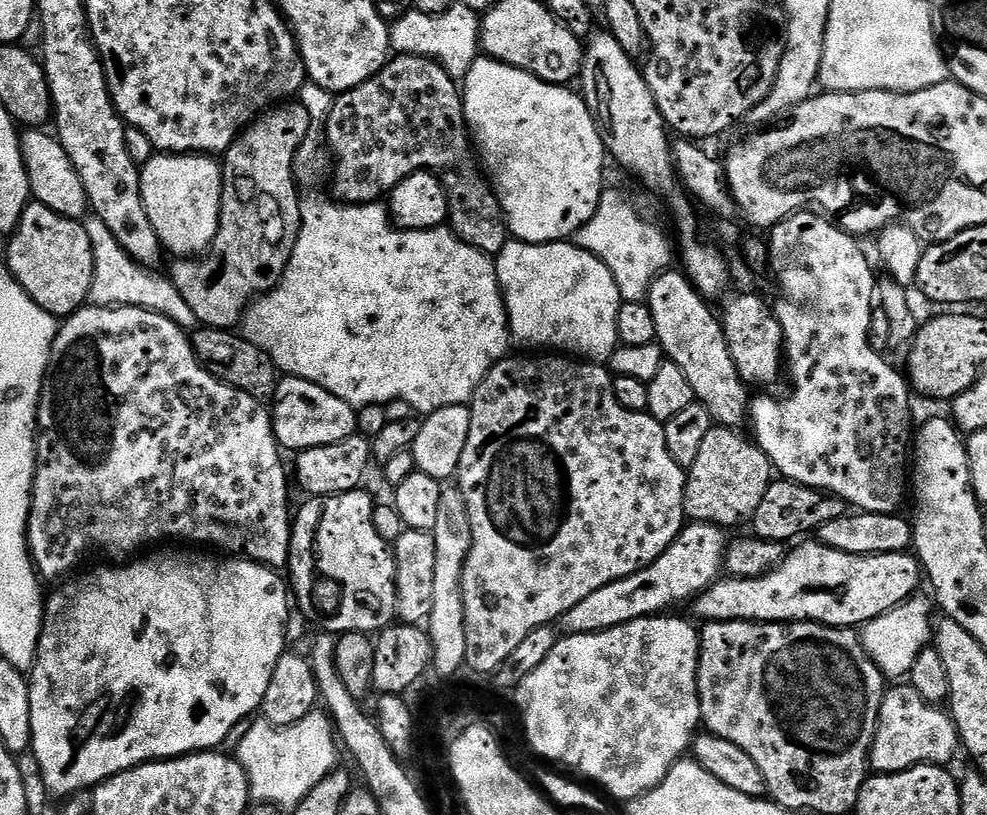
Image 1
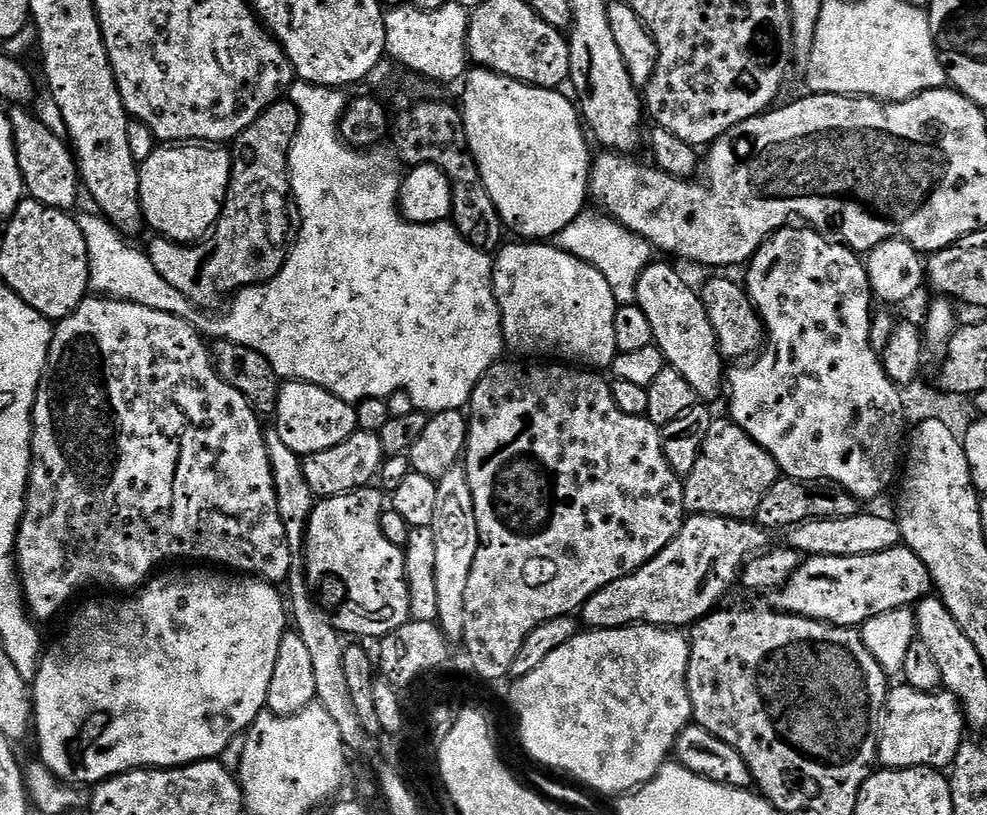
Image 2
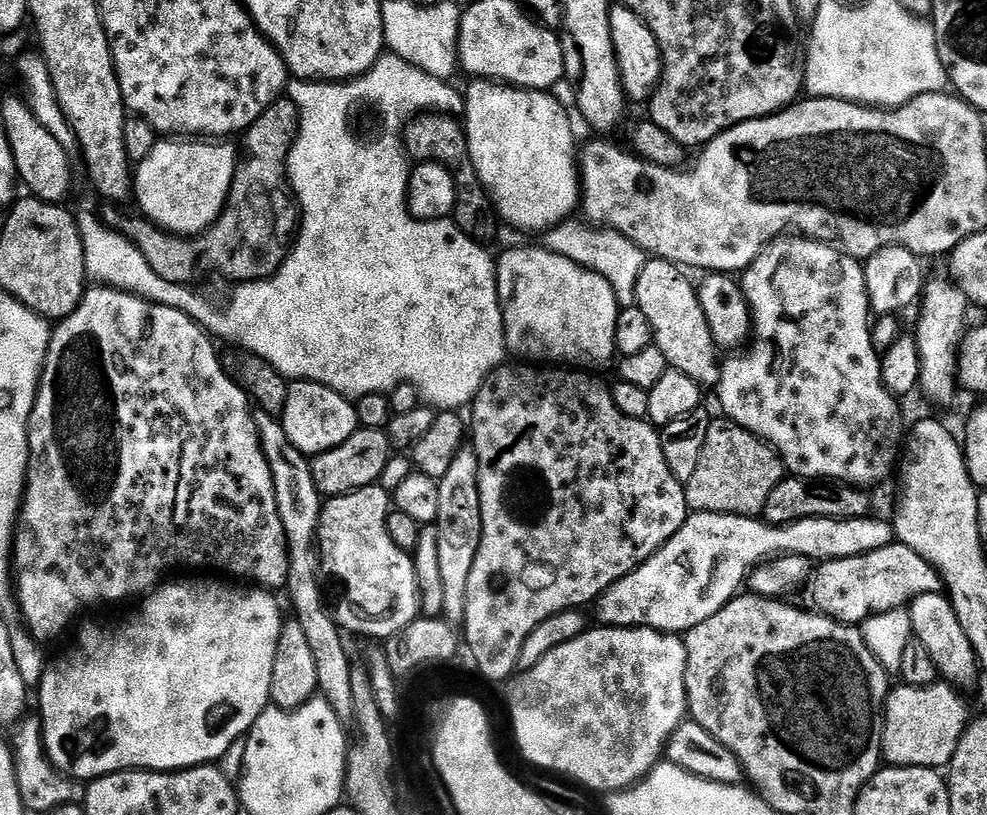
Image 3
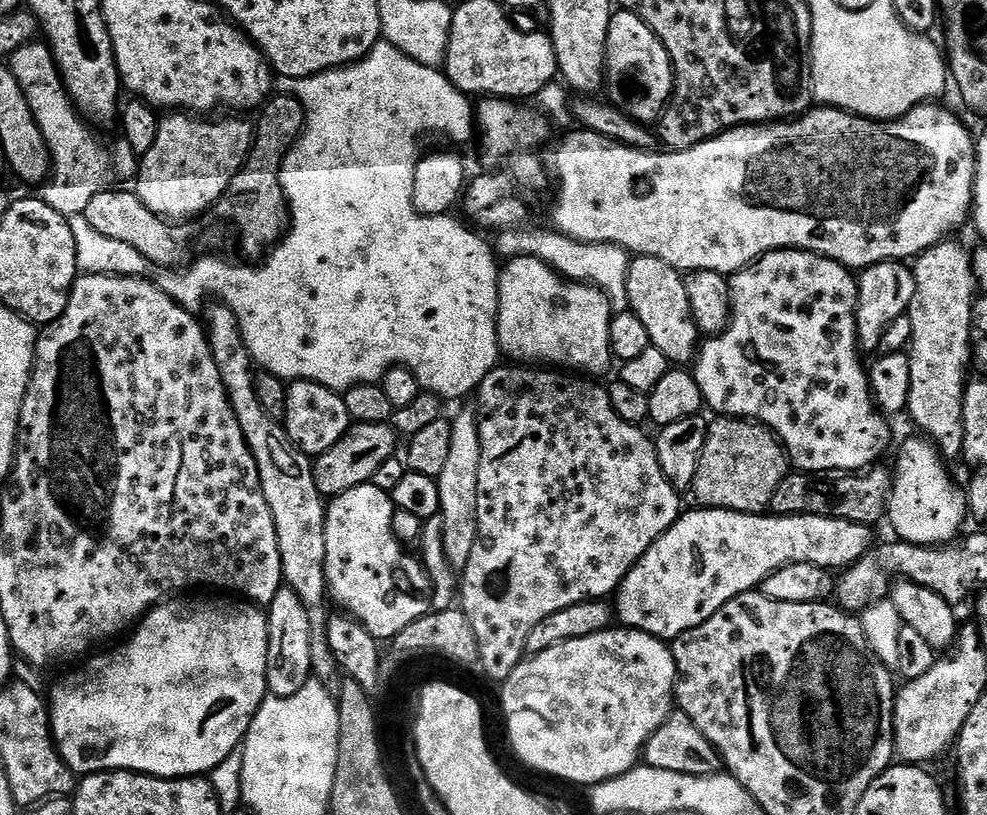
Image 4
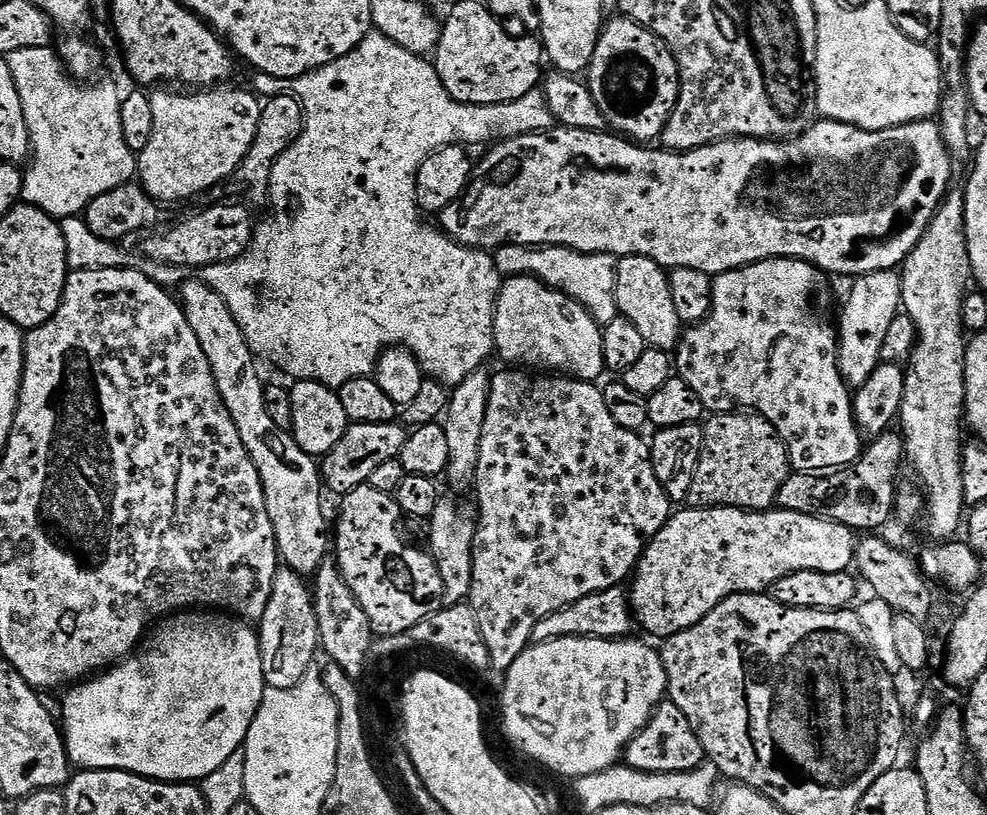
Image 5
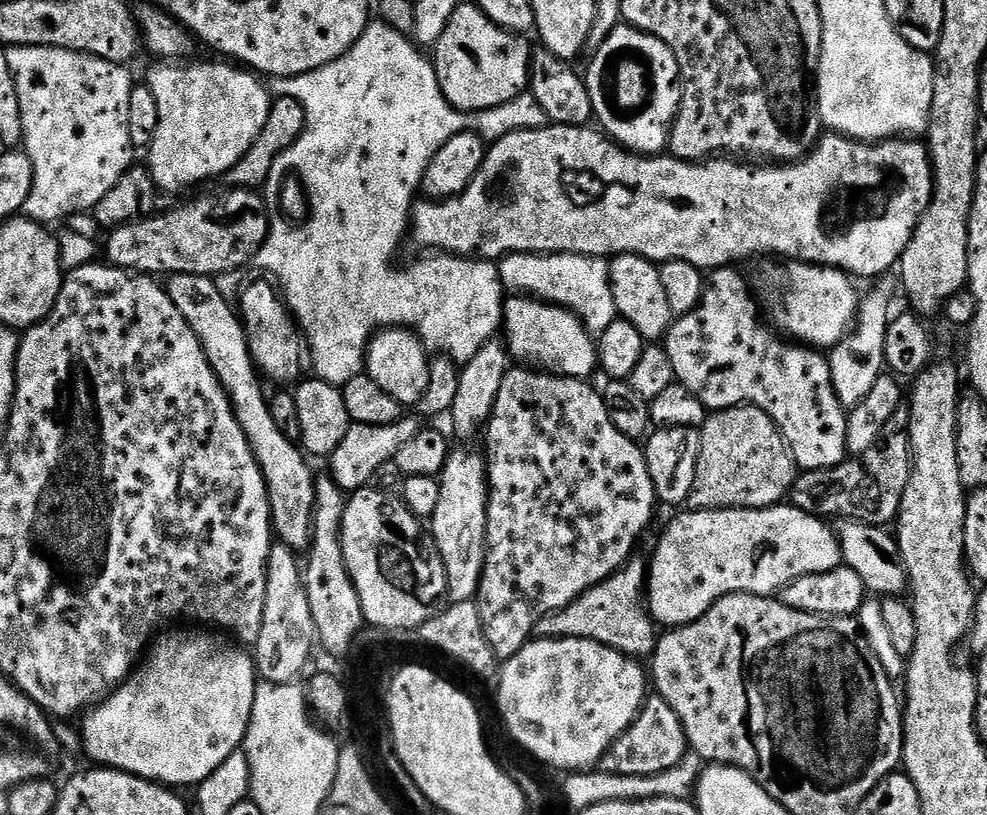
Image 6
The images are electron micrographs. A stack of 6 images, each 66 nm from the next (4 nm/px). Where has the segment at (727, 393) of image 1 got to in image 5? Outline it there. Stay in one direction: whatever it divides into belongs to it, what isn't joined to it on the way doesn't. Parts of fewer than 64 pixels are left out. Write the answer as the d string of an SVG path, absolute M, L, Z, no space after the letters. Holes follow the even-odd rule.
M622 256L616 262L616 310L640 331L645 345L671 353L680 343L682 321L670 298L668 272L661 264L645 256Z

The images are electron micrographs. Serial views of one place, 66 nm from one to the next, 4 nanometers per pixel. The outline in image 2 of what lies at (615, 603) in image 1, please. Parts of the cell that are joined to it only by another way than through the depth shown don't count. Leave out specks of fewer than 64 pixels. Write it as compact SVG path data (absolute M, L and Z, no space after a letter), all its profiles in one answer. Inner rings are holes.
M689 515L685 519L682 530L674 538L674 542L670 542L670 546L666 546L666 550L662 550L650 562L646 562L646 566L639 568L637 572L632 572L626 578L622 578L618 582L614 582L610 586L606 586L602 590L598 590L598 594L594 594L590 599L584 603L582 609L582 624L585 629L595 630L598 628L627 628L629 624L655 624L657 628L671 628L673 630L683 629L685 626L691 626L698 620L703 620L709 612L717 607L716 604L728 592L728 587L733 583L737 583L738 577L746 563L746 558L751 558L758 552L763 552L770 544L769 533L765 532L763 528L757 526L752 522L745 522L742 520L727 520L721 516L693 516Z

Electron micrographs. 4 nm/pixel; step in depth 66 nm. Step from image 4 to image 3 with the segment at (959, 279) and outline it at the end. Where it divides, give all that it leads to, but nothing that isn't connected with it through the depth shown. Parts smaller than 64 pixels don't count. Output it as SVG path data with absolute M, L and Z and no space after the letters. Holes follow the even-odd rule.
M925 279L924 290L918 301L920 317L916 320L914 337L917 352L920 355L919 391L924 391L932 400L948 400L958 392L958 373L956 362L960 351L960 342L964 339L966 325L964 319L968 316L970 305L964 297L964 291L951 279Z

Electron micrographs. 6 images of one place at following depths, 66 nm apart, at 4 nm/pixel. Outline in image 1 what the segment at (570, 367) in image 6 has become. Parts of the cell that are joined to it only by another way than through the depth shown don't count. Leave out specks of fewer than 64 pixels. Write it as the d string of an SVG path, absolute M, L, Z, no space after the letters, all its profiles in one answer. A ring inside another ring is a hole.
M512 238L494 259L500 293L504 295L504 308L508 312L508 334L511 343L520 347L517 349L547 350L593 364L604 364L616 353L618 310L622 301L614 276L597 256L582 250L575 242L527 244Z

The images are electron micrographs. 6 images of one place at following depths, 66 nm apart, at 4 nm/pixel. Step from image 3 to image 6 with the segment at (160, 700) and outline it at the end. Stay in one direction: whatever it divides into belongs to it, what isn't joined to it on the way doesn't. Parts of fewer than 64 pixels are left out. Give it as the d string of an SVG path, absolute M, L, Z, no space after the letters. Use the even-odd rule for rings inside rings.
M212 630L192 631L196 632L169 631L164 634L169 636L161 635L132 675L83 717L84 751L87 758L96 760L92 762L140 776L143 780L155 780L165 786L199 786L243 745L258 683L253 653L227 635Z

